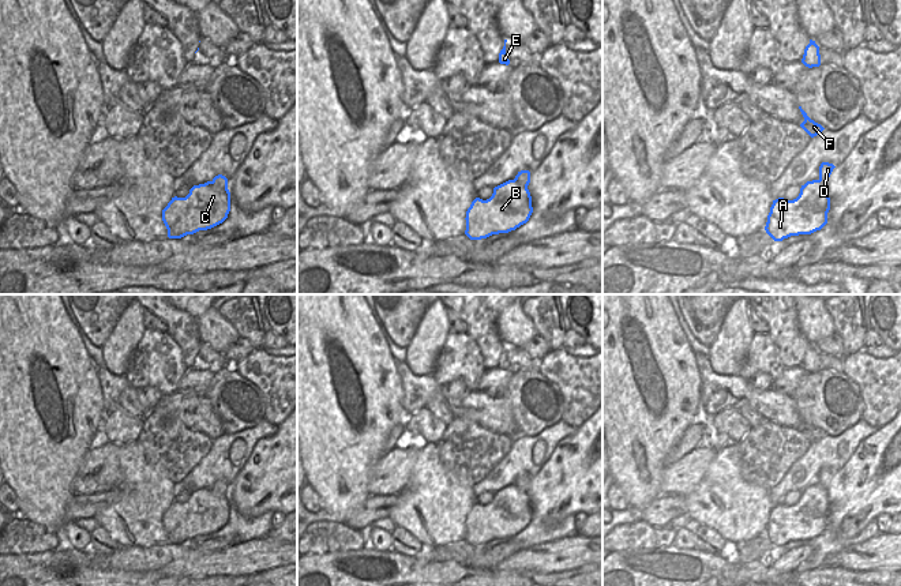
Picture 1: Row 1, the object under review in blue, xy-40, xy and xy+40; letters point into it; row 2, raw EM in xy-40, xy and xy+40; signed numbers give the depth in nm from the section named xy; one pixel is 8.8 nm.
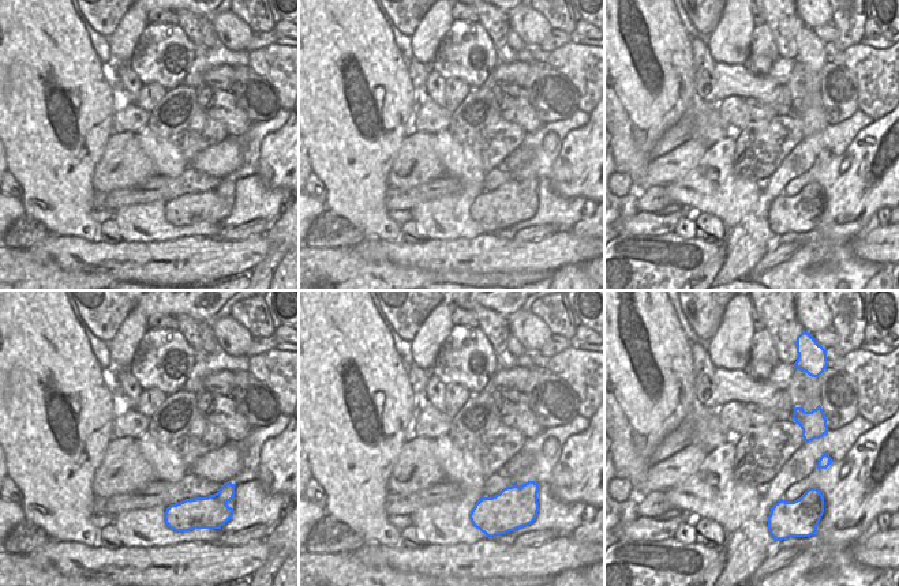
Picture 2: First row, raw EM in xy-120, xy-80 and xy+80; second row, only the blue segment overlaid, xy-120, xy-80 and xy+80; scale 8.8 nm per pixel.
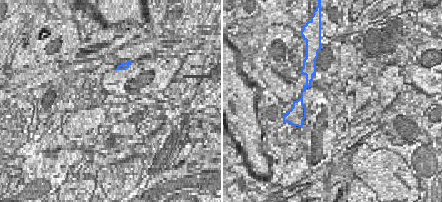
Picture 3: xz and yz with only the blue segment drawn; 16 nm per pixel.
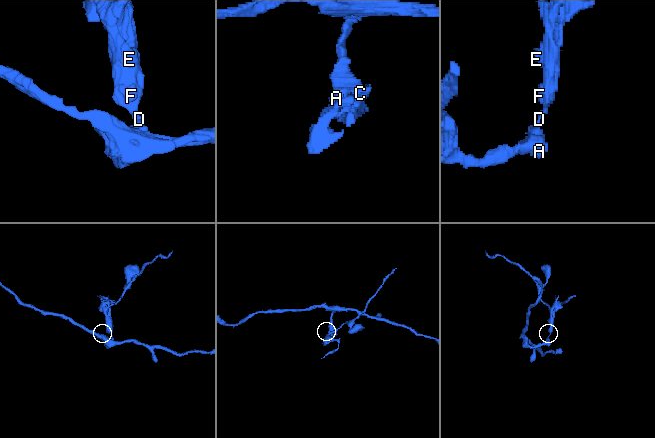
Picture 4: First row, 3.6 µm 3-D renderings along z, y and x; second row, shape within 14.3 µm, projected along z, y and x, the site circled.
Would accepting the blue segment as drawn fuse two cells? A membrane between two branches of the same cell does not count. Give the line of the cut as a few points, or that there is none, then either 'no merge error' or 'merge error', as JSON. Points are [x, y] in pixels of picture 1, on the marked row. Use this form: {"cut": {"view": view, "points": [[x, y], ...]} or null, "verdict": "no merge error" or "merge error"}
{"cut": {"view": "xy-40", "points": [[210, 181], [218, 187], [226, 186]]}, "verdict": "merge error"}

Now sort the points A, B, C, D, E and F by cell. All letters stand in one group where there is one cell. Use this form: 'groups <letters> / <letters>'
groups A B C / D E F

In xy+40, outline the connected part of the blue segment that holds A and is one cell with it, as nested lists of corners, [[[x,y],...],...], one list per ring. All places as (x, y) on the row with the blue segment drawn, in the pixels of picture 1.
[[[822,180],[807,181],[801,185],[796,199],[773,200],[765,230],[774,241],[811,234],[827,223],[829,210],[830,198],[826,183]]]

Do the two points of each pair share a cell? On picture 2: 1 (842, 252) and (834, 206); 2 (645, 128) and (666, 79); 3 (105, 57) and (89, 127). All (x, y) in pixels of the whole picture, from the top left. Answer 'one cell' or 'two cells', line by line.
1: two cells
2: one cell
3: two cells

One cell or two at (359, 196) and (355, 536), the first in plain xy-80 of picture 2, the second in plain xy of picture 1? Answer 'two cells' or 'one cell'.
two cells

